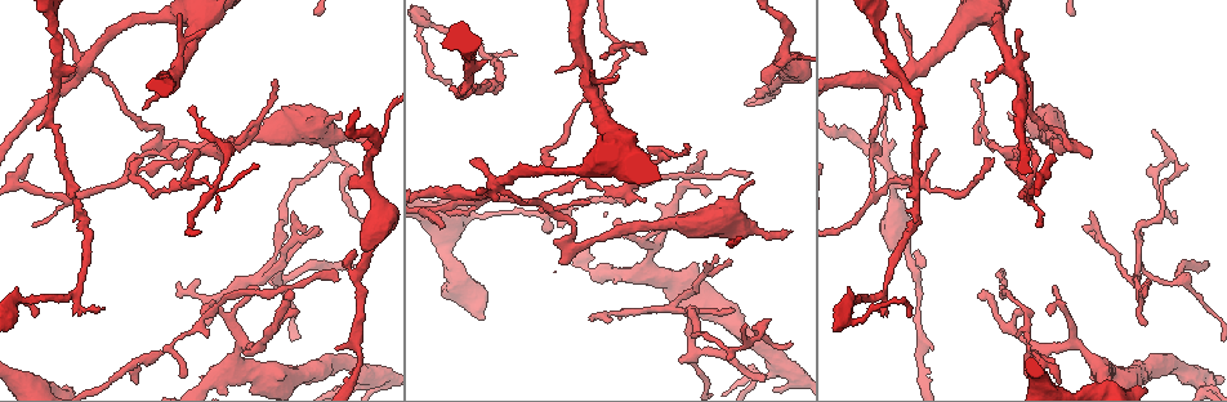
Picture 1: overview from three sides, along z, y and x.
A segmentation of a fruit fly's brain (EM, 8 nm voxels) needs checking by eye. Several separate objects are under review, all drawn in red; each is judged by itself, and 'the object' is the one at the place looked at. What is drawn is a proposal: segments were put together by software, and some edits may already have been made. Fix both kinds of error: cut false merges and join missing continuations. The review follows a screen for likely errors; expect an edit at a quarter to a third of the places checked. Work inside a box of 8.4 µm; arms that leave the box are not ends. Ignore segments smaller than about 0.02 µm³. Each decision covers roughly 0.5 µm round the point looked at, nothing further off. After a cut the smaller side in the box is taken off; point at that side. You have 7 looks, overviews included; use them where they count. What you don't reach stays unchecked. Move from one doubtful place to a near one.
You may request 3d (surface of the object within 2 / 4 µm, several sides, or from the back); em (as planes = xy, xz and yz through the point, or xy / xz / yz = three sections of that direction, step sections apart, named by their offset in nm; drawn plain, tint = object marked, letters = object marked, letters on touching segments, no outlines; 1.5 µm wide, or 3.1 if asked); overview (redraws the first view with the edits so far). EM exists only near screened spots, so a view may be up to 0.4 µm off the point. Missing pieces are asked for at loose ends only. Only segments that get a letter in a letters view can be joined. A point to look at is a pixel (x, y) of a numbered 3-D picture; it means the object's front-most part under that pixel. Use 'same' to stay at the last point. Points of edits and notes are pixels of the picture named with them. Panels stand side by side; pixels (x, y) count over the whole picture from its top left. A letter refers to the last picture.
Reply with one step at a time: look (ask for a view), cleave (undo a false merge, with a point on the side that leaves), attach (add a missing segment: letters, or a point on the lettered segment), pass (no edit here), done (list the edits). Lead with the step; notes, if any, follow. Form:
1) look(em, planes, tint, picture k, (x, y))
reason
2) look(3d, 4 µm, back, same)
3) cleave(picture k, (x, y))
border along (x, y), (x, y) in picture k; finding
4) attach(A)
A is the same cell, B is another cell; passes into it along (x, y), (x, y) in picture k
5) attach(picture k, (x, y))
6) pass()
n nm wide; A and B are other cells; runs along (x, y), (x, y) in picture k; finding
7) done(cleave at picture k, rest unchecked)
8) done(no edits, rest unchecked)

look(3d, 2 µm, picture 1, (1168, 160))
sharp bend

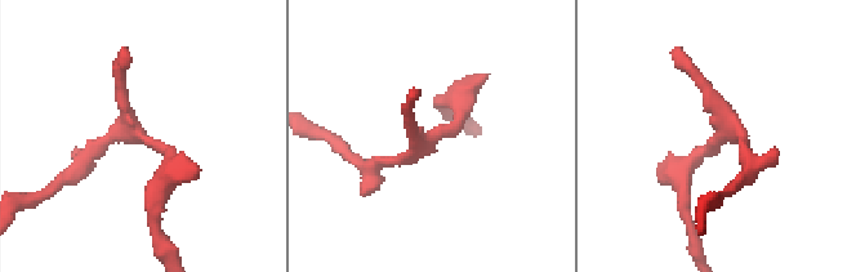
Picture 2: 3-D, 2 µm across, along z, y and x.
look(em, planes, tint, picture 2, (143, 133))

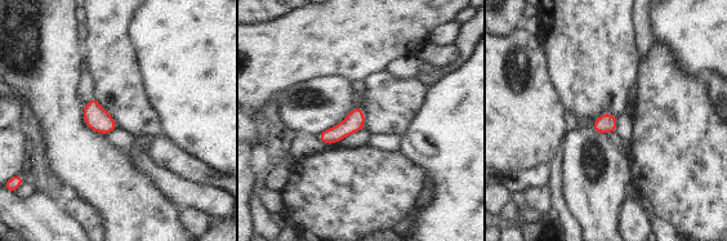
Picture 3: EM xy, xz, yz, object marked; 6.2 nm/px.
look(em, planes, letters, same)
what lies round it

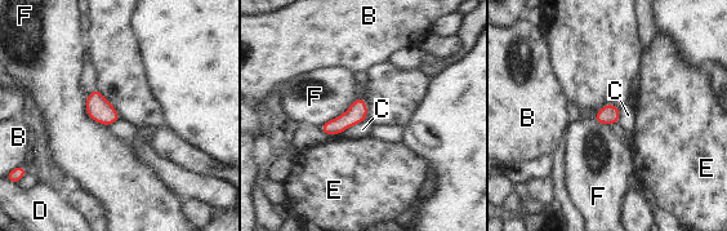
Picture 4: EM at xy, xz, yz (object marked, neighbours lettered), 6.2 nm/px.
pass()
B, C, D, E and F are other cells; all the same neuron

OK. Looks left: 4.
look(3d, 2 µm, picture 1, (593, 318))
branch stops here

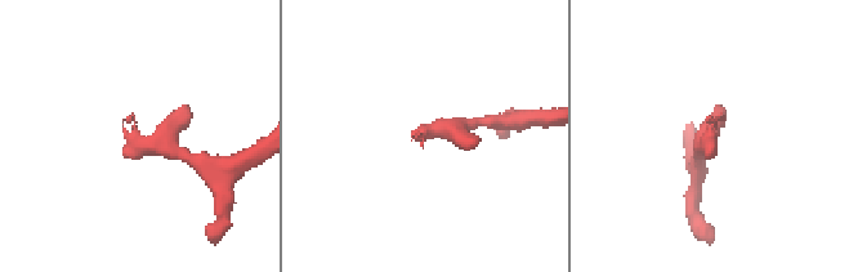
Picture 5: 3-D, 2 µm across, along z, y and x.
look(em, xz, step 8, letters, picture 5, (423, 142))
now the EM

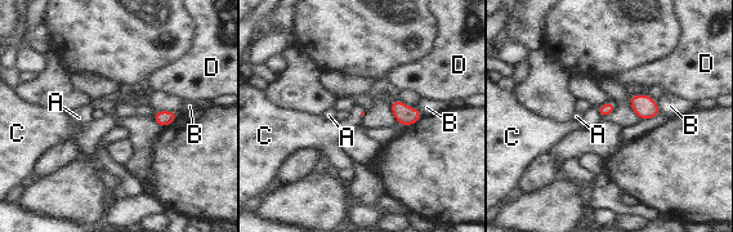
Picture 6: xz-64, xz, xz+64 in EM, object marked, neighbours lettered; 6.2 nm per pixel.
look(em, planes, letters, same)

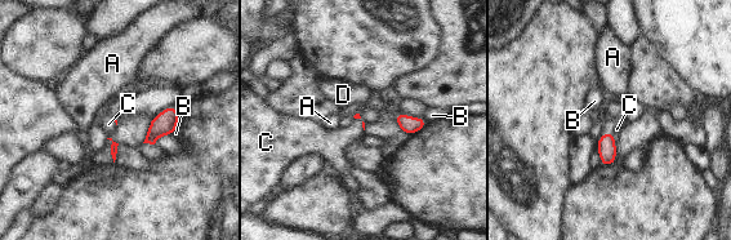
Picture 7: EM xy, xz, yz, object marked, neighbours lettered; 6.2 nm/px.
attach(C)
C touches over 80 nm; C is the same cell, A, B and D are other cells; passes into it along (606, 146), (609, 132), (615, 125) in picture 7; it goes on there

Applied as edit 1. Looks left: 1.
look(em, planes, letters, picture 1, (971, 82))
tapers out

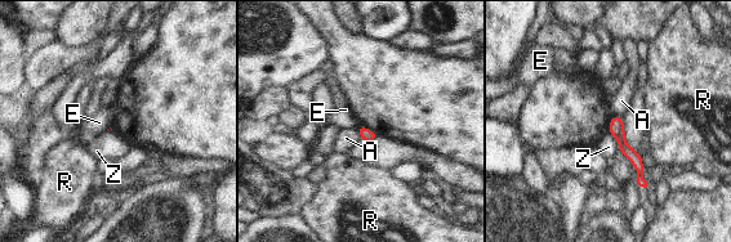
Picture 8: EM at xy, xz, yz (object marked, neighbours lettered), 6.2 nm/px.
pass()
Z touches over 150 nm; A, E, R and Z are other cells; none of them fits

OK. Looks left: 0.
done(attach at picture 7, rest unchecked)

